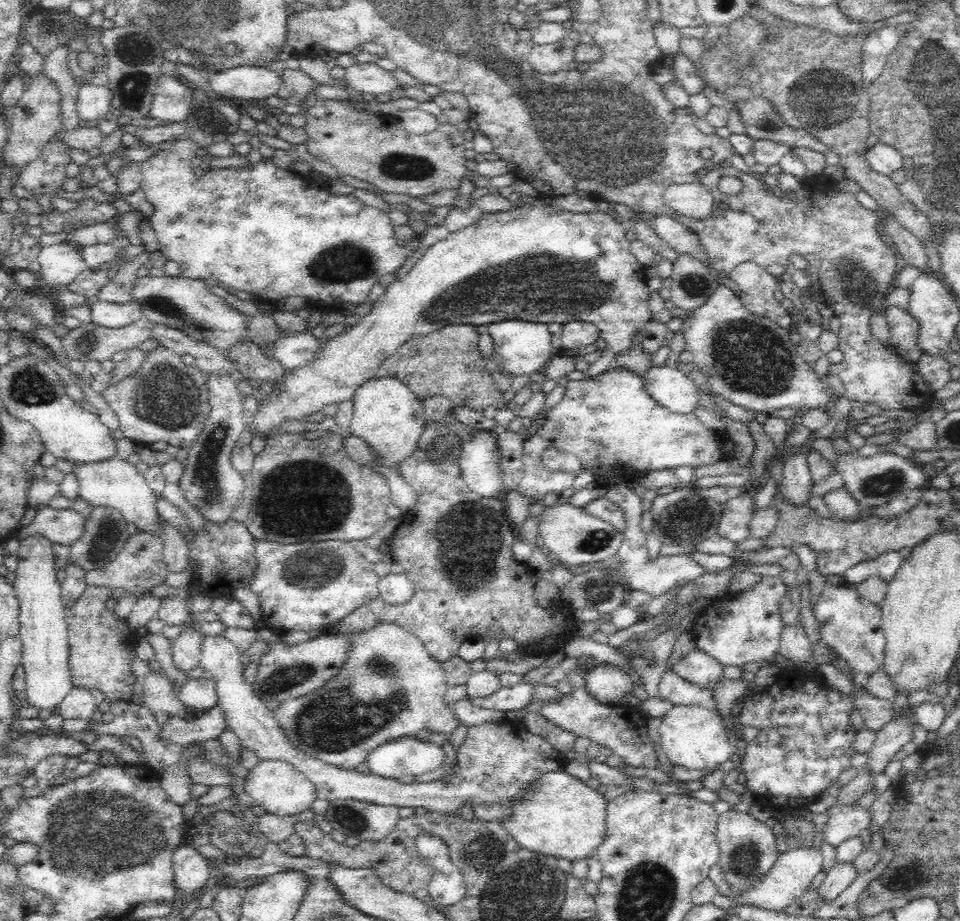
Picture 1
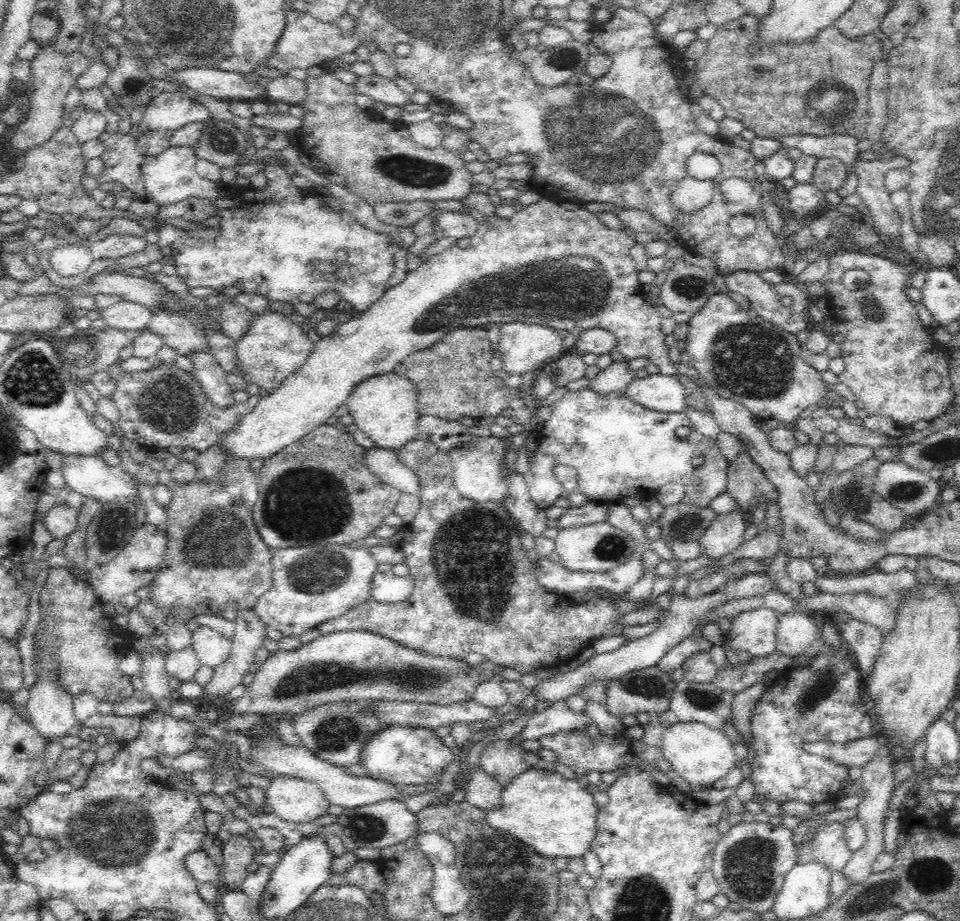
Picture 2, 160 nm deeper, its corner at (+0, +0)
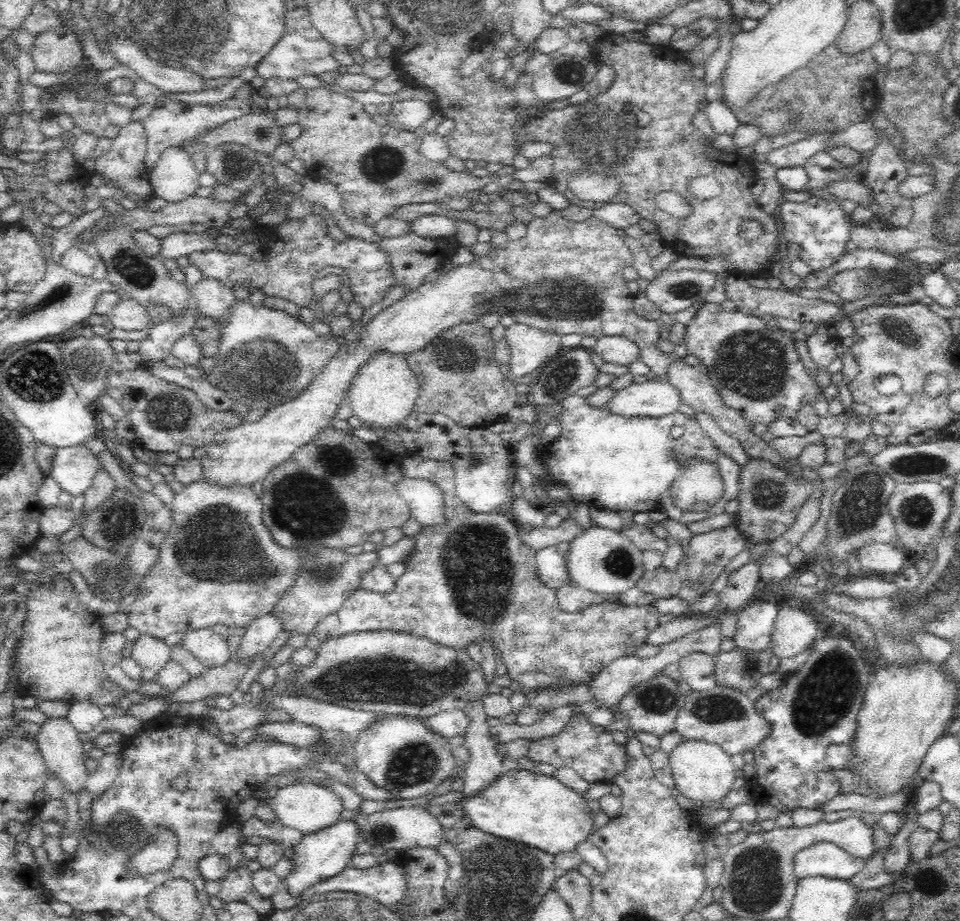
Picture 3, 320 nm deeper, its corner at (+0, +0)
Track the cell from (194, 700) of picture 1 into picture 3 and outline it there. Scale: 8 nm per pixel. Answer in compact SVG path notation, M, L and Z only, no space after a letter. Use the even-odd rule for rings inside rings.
M274 614L254 620L250 627L246 628L246 634L242 636L240 652L236 658L246 661L264 653L283 630L282 621L274 617Z

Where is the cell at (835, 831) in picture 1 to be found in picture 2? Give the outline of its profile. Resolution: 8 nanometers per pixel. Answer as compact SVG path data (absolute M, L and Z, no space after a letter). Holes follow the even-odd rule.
M834 822L816 830L808 841L798 844L796 862L820 863L830 872L842 873L852 853L842 835L842 823Z

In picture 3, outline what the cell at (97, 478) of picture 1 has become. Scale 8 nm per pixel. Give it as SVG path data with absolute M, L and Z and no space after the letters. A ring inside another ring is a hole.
M84 445L54 448L51 461L50 472L46 476L52 477L58 487L62 489L62 492L68 492L73 497L82 495L90 488L96 472L100 470L101 466L97 456Z

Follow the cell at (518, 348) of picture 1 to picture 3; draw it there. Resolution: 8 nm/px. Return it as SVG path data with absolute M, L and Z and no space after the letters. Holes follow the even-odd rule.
M518 321L507 327L504 338L512 349L509 374L520 379L526 376L526 374L536 375L541 368L550 363L555 357L558 357L565 350L561 344L560 335L546 332L539 328L532 328Z

